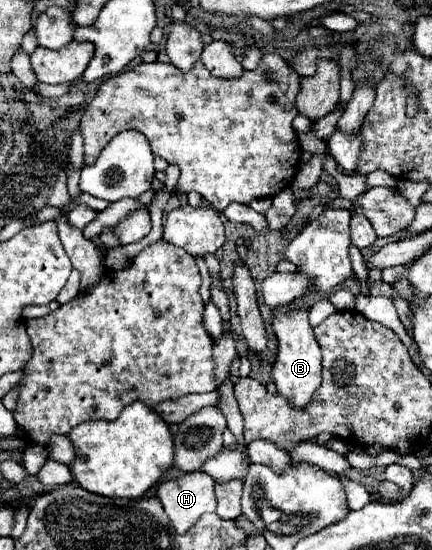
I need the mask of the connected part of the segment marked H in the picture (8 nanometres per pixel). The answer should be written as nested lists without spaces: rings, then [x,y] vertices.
[[[199,471],[187,473],[181,479],[167,481],[157,487],[157,497],[177,533],[189,531],[203,513],[215,511],[217,501],[213,487],[215,481]]]

